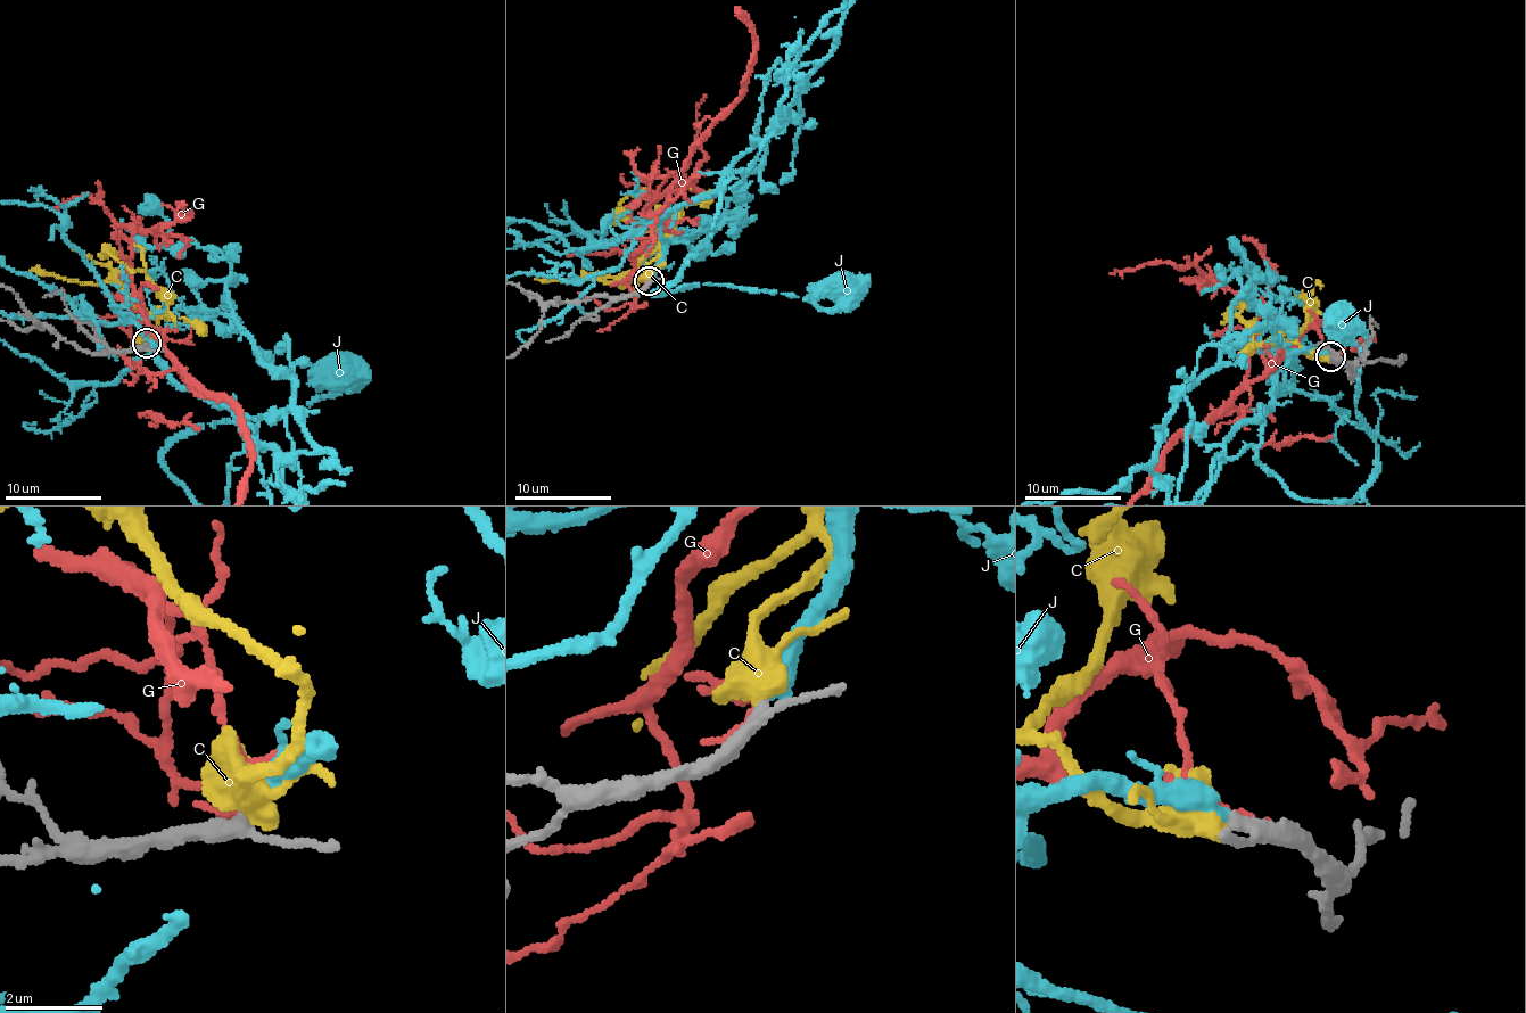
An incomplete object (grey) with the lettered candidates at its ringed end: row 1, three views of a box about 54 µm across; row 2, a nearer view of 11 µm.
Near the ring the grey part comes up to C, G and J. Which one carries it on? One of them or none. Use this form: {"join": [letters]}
{"join": ["J"]}

